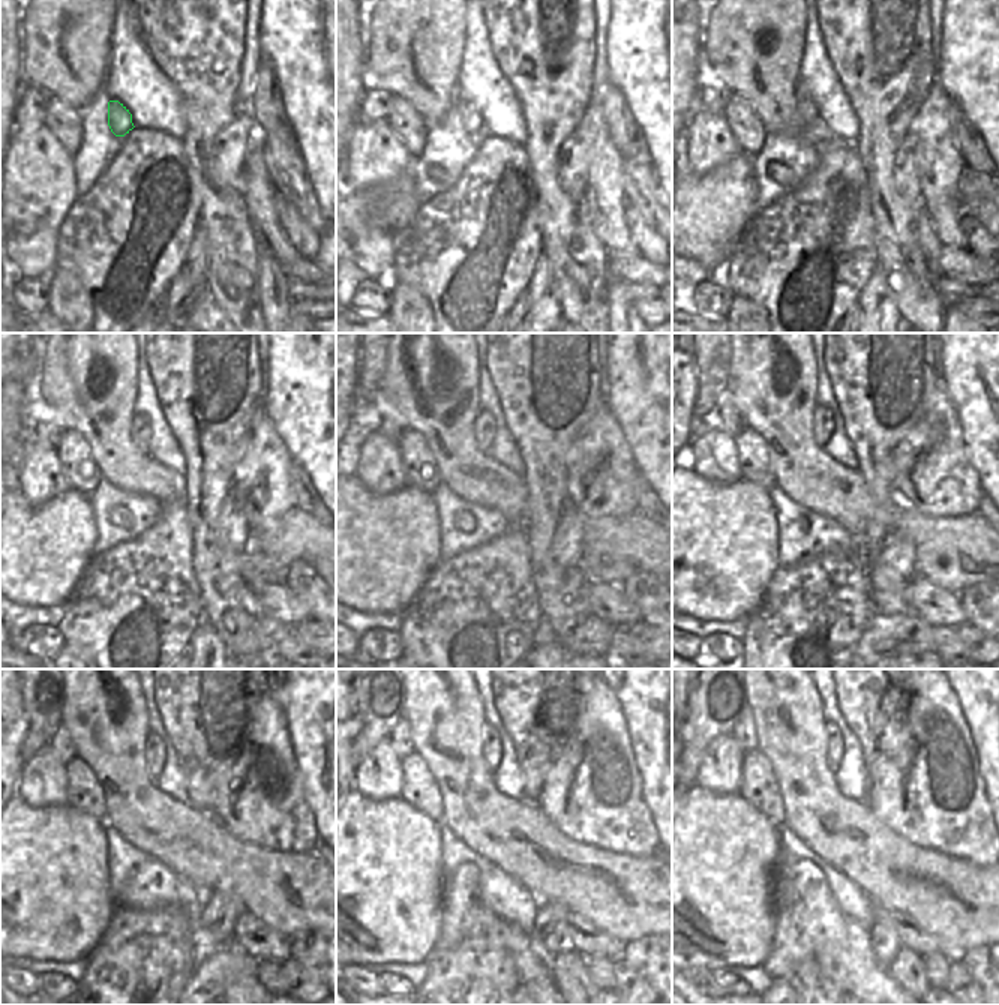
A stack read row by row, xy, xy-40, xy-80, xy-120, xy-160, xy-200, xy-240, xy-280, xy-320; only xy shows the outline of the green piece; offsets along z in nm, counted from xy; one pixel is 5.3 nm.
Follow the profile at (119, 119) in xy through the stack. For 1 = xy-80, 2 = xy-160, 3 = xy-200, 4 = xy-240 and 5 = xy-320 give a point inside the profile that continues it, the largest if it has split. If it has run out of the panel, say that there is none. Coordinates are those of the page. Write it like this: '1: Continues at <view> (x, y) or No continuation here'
1: Continues at xy-80 (806, 105)
2: Continues at xy-160 (485, 426)
3: Continues at xy-200 (822, 419)
4: Continues at xy-240 (153, 749)
5: Continues at xy-320 (834, 737).

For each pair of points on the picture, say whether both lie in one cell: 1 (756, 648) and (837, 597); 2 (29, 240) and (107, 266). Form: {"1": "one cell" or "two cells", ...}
{"1": "one cell", "2": "two cells"}

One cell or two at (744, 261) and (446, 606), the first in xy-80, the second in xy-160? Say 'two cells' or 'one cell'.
one cell

